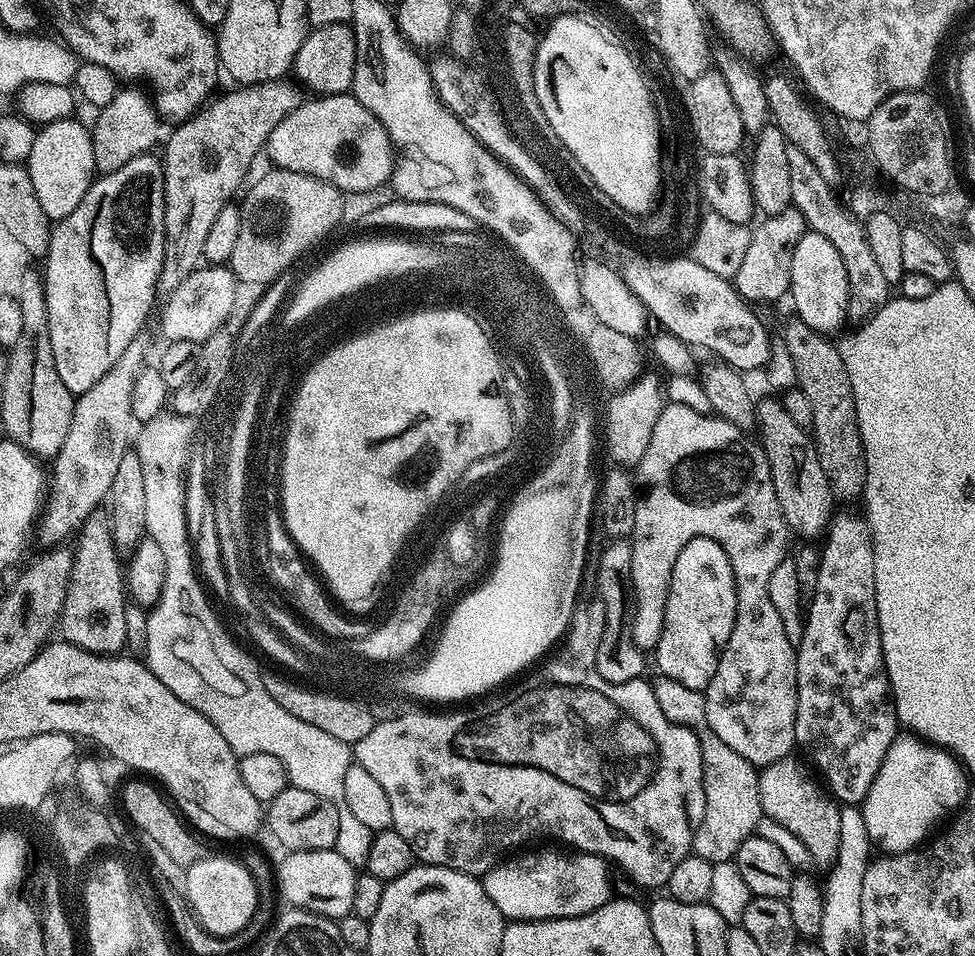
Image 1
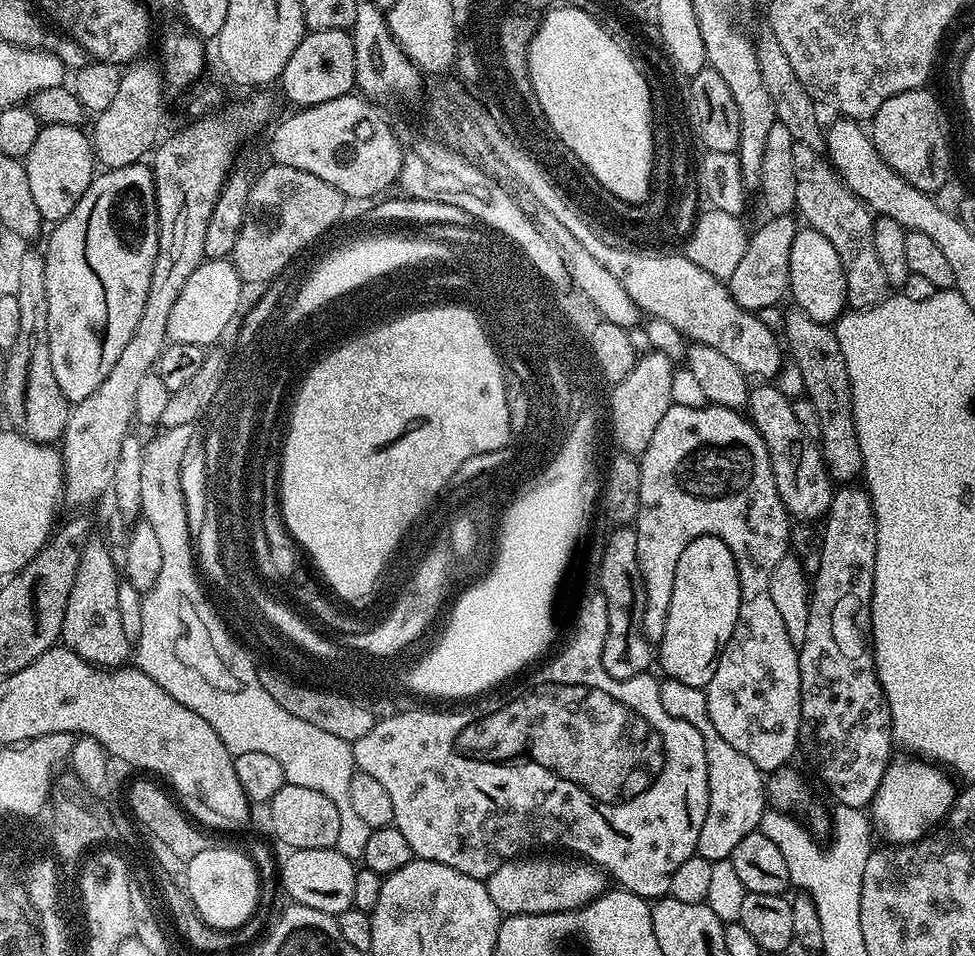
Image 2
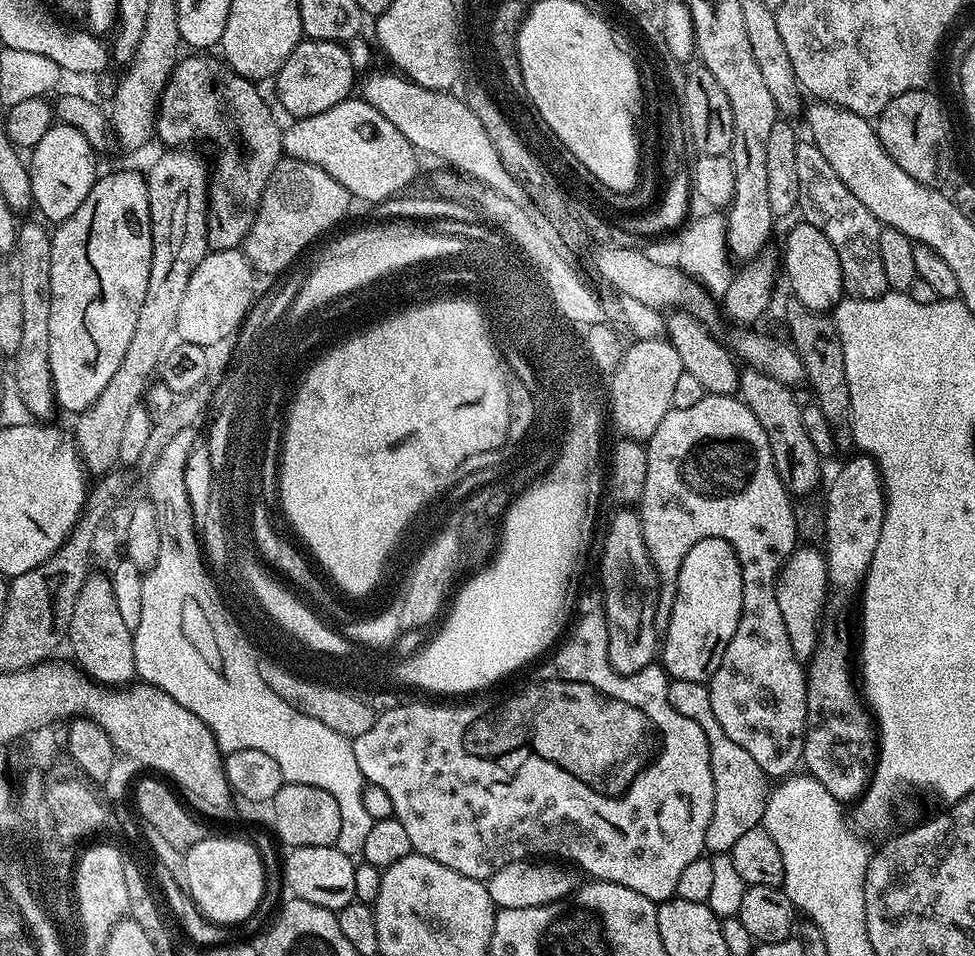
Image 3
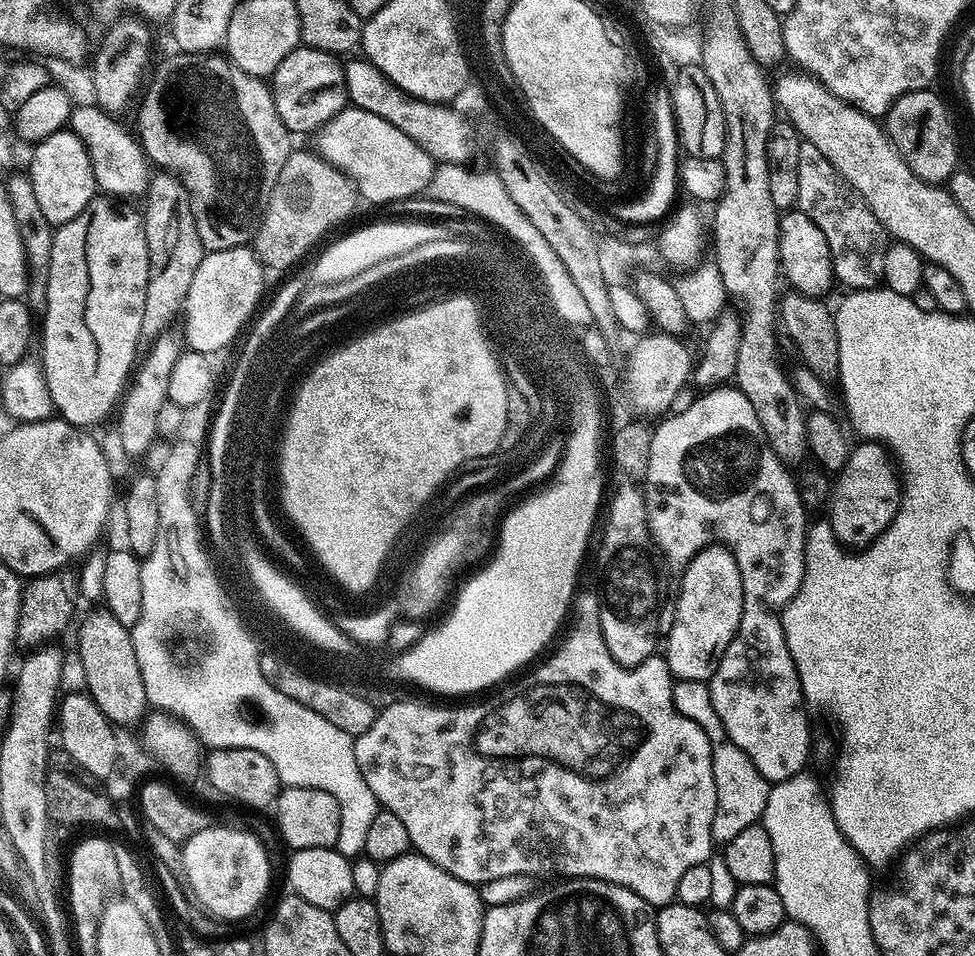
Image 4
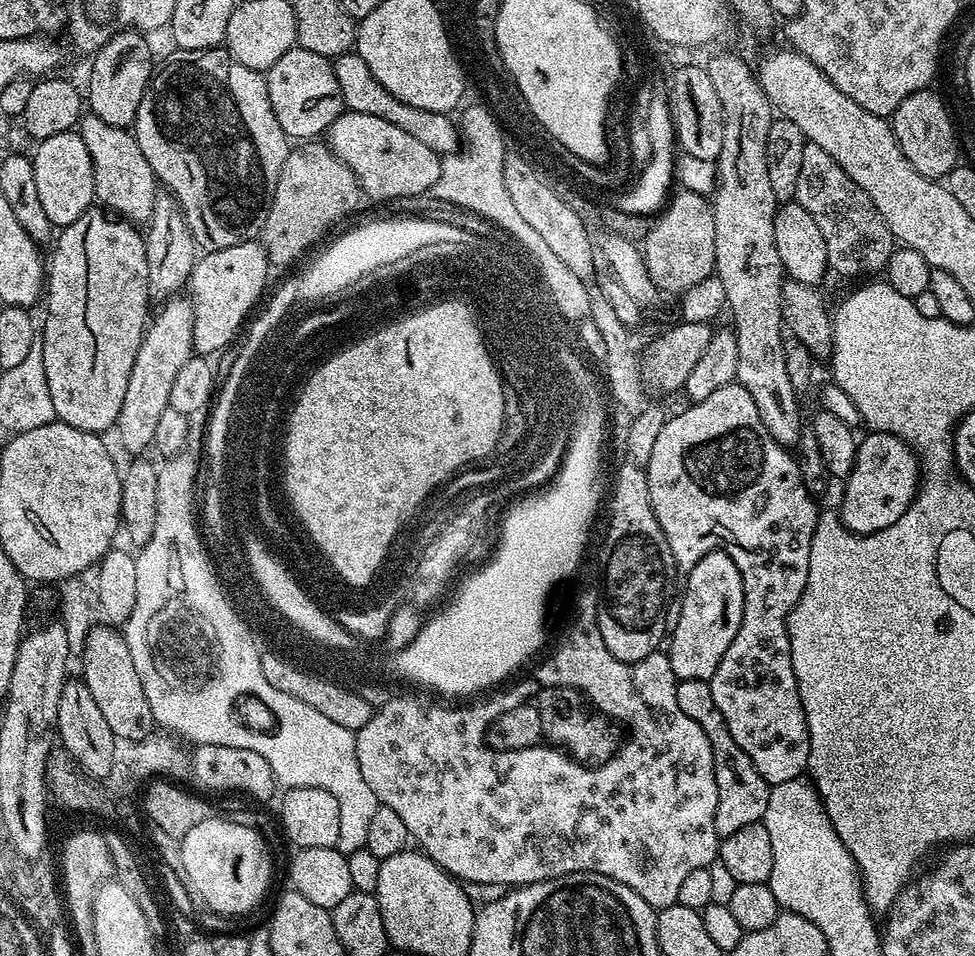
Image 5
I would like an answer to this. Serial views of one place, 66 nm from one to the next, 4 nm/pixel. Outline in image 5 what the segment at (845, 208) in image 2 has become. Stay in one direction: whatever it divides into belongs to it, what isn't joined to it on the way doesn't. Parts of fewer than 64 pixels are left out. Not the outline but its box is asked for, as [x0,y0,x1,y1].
[795,142,894,278]

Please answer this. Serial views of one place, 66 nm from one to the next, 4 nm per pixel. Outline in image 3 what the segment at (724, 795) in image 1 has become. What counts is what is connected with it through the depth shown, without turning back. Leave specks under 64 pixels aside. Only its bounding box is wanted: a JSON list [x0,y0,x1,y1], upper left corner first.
[668,680,770,854]

